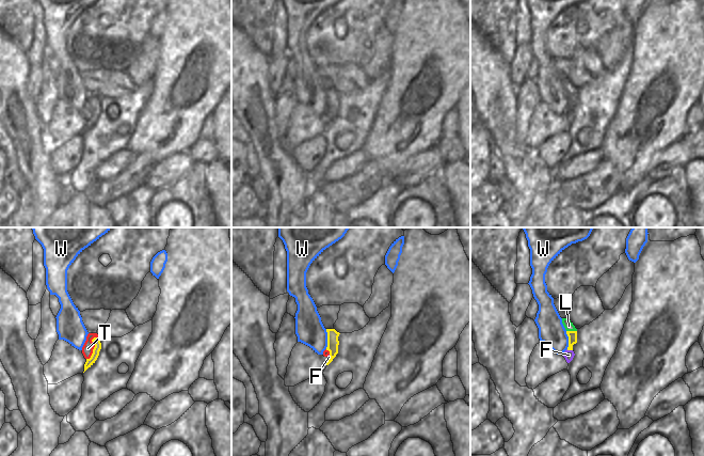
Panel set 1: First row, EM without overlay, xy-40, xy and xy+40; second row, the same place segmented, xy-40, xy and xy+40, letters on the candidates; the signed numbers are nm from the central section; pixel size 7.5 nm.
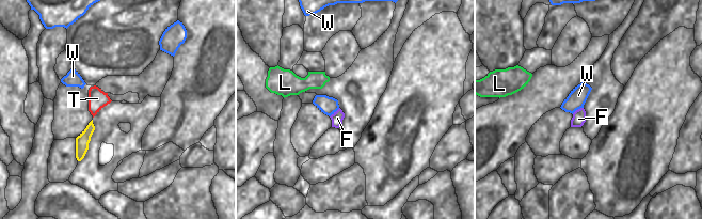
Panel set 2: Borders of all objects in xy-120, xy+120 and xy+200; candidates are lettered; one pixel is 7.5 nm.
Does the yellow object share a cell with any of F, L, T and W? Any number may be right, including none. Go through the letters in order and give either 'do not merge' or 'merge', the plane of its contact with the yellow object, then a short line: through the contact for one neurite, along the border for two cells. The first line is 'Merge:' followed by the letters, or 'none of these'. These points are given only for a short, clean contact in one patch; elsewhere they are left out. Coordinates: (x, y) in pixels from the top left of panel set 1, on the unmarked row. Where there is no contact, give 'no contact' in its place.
Merge: L
F: do not merge; meets yellow in xy+40; line xy+40 (566, 110), (572, 111)
L: merge; meets yellow in xy+40; line xy+40 (572, 96), (572, 92), (569, 87)
T: do not merge; meets yellow in xy-40; line xy-40 (98, 97), (92, 100), (94, 106), (93, 113), (86, 120)
W: do not merge; meets yellow in xy; line xy (325, 90), (326, 109)

